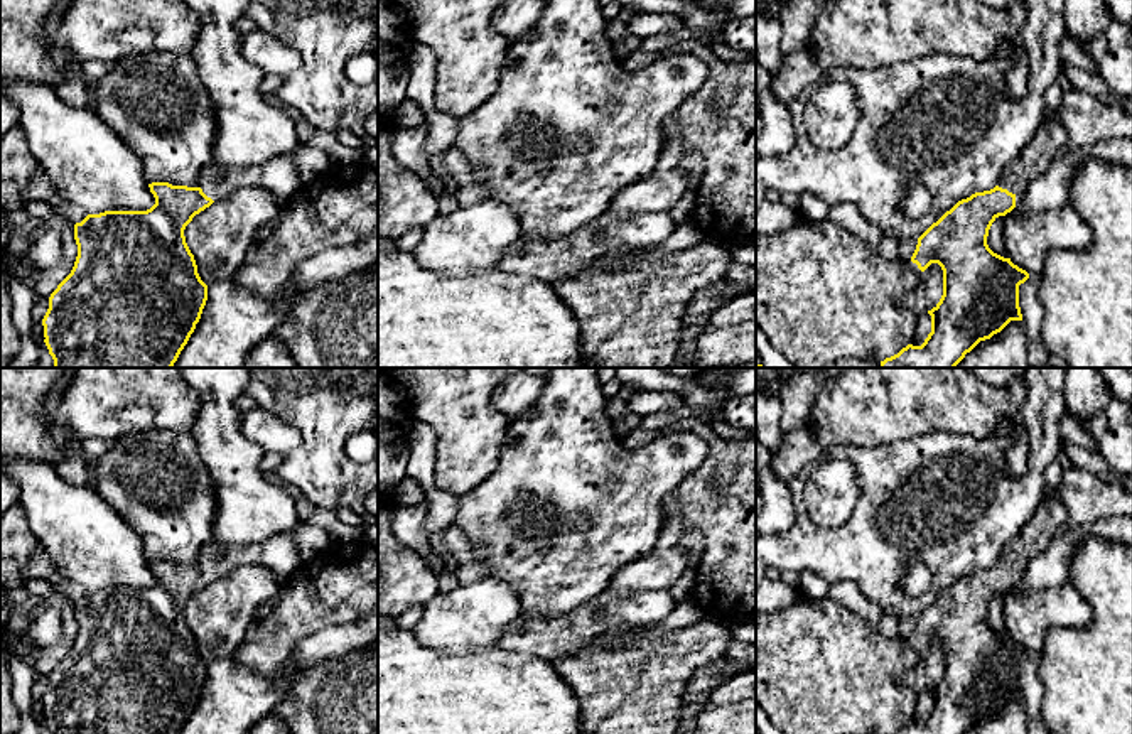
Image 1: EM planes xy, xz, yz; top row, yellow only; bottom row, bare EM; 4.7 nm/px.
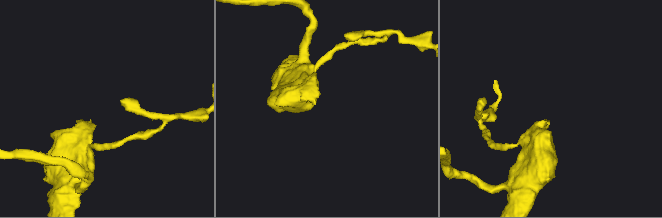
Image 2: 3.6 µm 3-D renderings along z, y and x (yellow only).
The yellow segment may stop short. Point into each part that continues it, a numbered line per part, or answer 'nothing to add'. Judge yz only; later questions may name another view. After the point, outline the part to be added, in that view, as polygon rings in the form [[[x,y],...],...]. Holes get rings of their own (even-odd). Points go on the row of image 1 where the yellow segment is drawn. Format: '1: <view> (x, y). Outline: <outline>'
1: yz (1046, 144). Outline: [[[1056,115],[1044,118],[1032,140],[1004,169],[997,186],[1012,192],[1016,196],[1016,206],[1019,206],[1026,187],[1049,169],[1059,152],[1066,148],[1066,142],[1066,128]]]

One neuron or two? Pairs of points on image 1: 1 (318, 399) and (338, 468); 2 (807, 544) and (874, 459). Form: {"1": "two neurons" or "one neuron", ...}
{"1": "one neuron", "2": "one neuron"}

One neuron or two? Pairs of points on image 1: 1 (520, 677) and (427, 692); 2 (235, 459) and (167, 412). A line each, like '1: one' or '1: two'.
1: one
2: two

